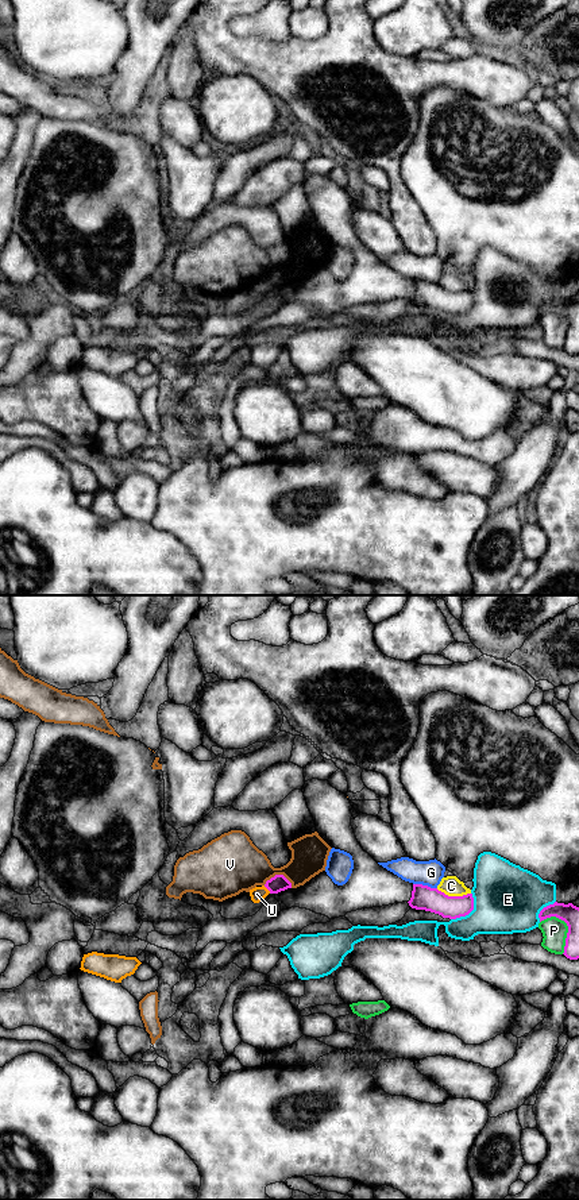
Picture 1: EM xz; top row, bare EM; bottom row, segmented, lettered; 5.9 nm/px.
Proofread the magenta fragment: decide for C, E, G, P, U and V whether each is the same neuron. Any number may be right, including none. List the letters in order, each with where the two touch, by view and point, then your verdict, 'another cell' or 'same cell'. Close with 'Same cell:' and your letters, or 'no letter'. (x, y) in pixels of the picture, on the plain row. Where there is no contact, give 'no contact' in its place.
C: contact xz (454, 292); another cell
E: contact xz (470, 307); another cell
G: contact xz (425, 281); another cell
P: contact xz (567, 320); another cell
U: contact xz (267, 284); same cell
V: contact xz (280, 270); another cell
Same cell: U

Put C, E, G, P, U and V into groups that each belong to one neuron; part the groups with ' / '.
C / E / G / P / U / V

